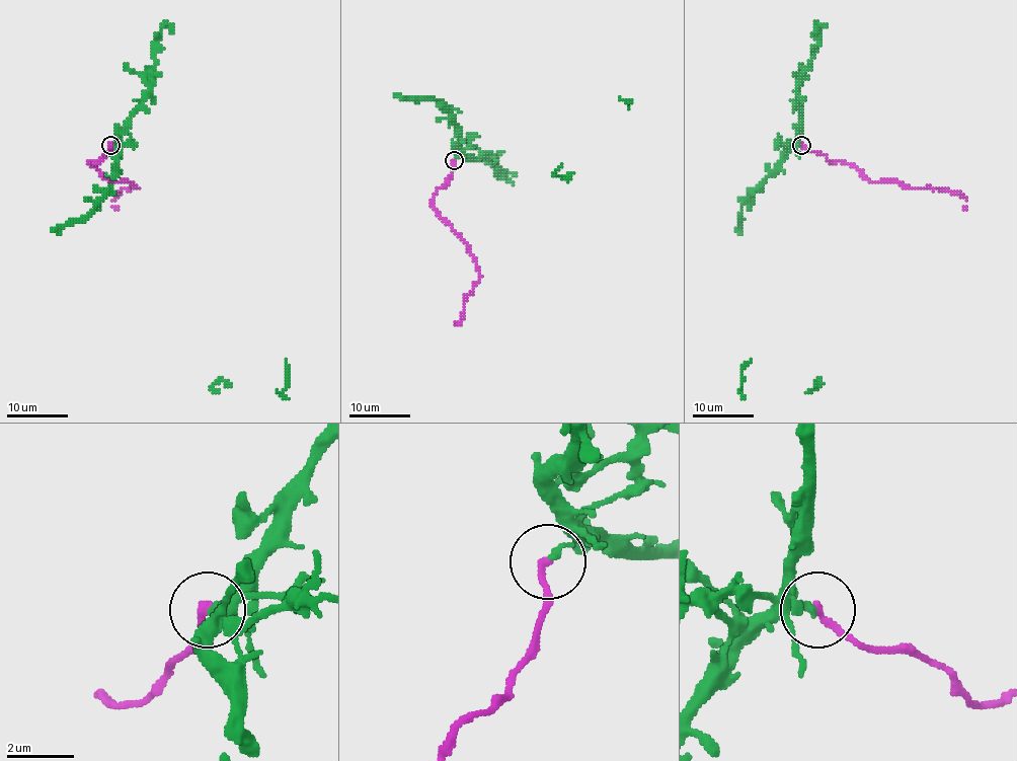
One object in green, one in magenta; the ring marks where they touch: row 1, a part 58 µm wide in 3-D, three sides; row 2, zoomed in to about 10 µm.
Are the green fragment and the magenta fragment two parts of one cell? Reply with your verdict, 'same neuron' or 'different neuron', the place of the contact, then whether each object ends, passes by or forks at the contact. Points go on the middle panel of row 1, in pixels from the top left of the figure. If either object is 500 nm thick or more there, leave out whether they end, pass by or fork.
different neuron; place (454, 160); green ends; magenta ends

